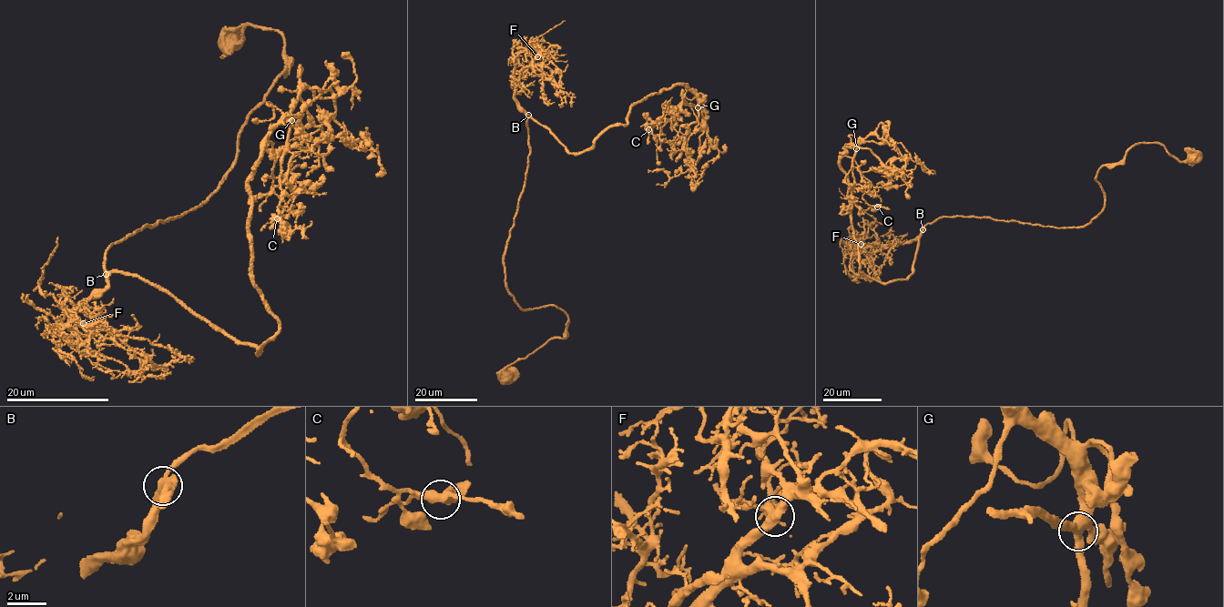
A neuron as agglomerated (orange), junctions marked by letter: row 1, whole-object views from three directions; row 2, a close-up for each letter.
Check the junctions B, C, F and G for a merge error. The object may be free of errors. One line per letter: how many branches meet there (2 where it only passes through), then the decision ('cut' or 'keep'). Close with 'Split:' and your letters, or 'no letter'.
B: 3 | keep
C: 3 | keep
F: 3 | keep
G: 3 | keep
Split: no letter

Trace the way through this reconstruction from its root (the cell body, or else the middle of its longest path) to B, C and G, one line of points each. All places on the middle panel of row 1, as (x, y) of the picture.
B: (505, 376), (565, 339), (568, 322), (555, 306), (523, 310), (505, 285), (528, 115)
C: (505, 376), (568, 322), (505, 285), (528, 116), (581, 154), (648, 96), (696, 95), (648, 129)
G: (505, 376), (568, 322), (555, 306), (523, 310), (505, 285), (528, 116), (581, 154), (673, 85), (698, 107)

